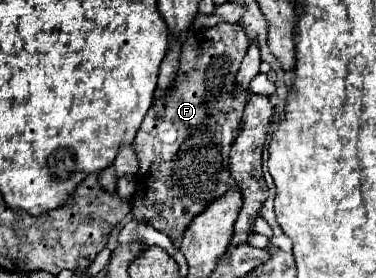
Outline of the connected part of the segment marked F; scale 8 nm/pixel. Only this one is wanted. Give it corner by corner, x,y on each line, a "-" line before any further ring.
217,24
209,30
191,34
181,46
179,72
175,84
159,98
155,98
149,108
133,146
137,148
137,190
131,200
131,214
135,220
151,224
155,230
167,234
173,242
183,236
191,220
201,214
213,198
221,198
231,186
233,178
229,174
229,150
237,138
237,130
243,116
243,106
249,98
249,90
241,90
235,84
235,76
243,56
247,54
249,38
241,24

